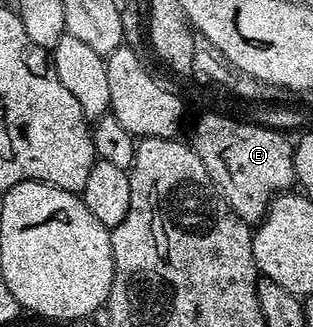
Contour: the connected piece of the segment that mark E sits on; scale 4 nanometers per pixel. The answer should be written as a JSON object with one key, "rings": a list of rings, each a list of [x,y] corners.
{"rings":[[[212,110],[196,117],[191,143],[231,210],[253,226],[265,219],[265,211],[276,196],[294,187],[297,179],[293,165],[294,145],[284,131],[265,128],[258,122],[244,124],[217,112]]]}

